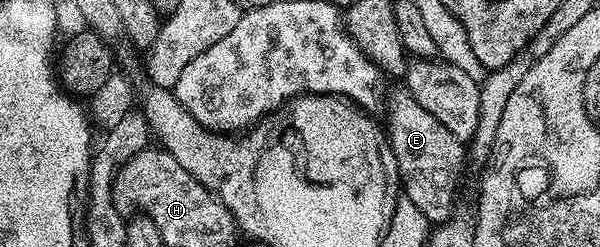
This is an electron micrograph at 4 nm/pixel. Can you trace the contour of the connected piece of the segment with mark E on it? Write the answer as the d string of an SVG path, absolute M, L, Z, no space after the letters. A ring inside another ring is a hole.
M407 88L394 91L392 99L388 102L386 133L396 157L396 172L400 175L403 197L414 200L414 204L418 204L419 210L428 217L429 223L439 224L448 221L453 217L452 205L456 202L456 189L459 188L460 177L464 174L465 143L460 142L458 136L454 136L448 128L438 124L438 120L434 120L434 116L430 116L430 112L426 112L426 108L418 104L418 100L414 100Z

